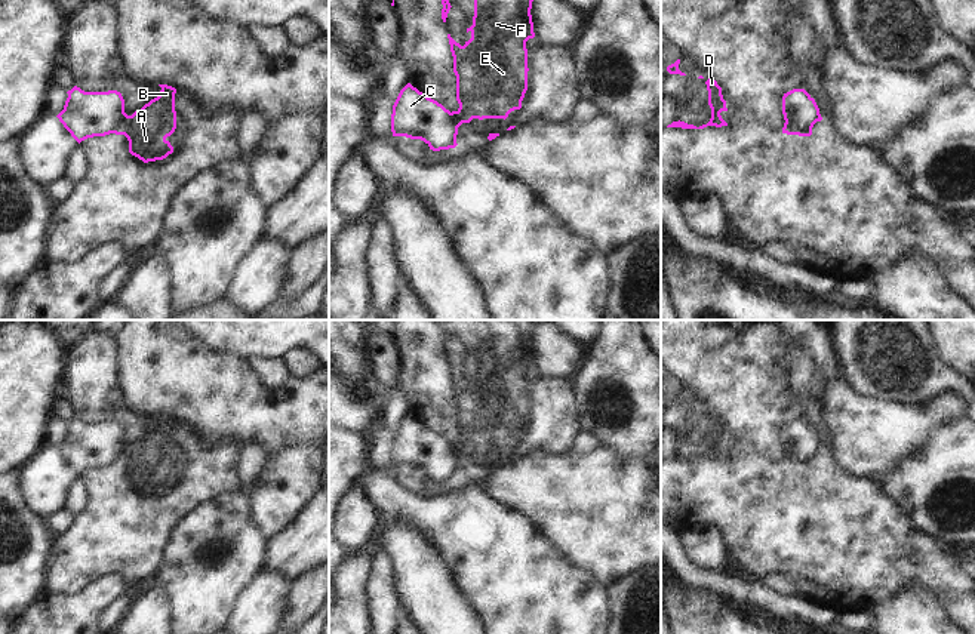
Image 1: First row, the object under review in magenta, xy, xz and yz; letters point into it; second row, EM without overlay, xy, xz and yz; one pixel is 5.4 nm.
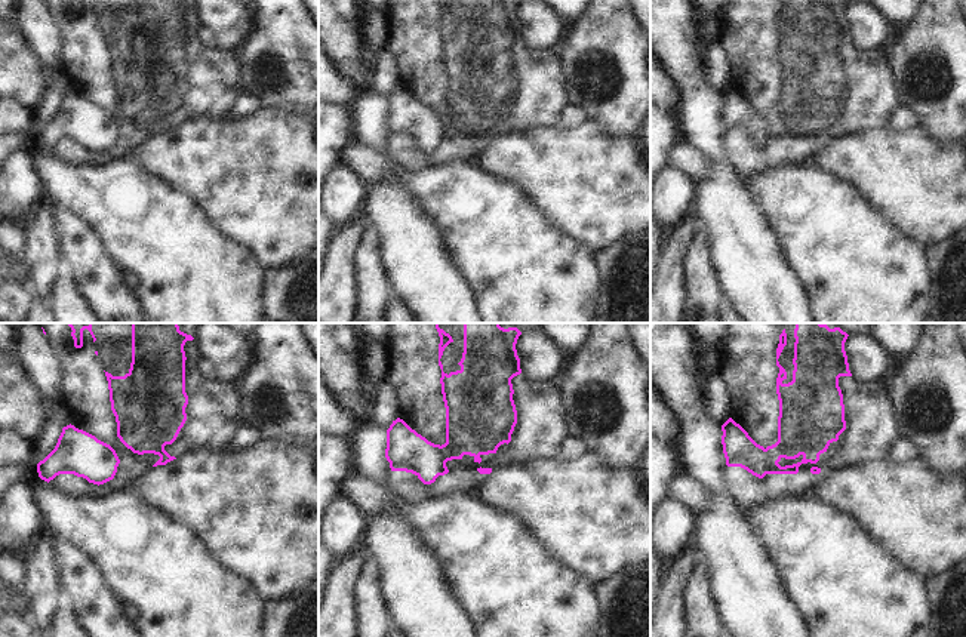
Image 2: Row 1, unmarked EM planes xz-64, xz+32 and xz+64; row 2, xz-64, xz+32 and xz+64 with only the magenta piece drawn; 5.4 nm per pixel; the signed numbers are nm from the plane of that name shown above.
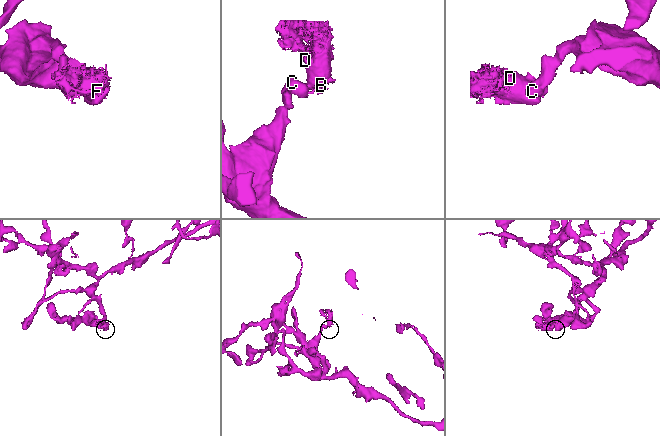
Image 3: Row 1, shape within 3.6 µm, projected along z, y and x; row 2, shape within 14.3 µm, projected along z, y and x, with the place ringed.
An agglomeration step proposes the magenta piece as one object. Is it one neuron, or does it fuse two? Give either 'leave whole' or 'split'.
split

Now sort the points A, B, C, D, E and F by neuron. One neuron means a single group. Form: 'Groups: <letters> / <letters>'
Groups: A B D E F / C.

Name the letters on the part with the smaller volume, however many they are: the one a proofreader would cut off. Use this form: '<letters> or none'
A, B, D, E, F.

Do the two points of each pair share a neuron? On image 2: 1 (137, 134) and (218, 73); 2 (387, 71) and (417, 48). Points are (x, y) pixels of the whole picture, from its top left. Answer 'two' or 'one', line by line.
1: one
2: two

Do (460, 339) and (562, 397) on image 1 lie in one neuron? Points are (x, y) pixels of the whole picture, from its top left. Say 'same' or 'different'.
same

